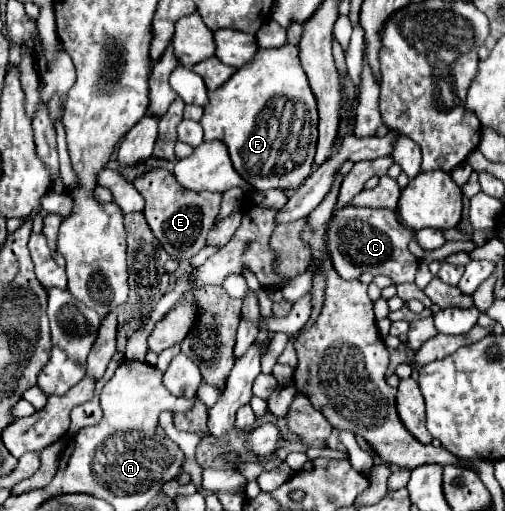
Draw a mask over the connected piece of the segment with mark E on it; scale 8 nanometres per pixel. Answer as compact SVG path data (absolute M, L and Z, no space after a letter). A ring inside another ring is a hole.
M154 169L150 173L140 175L134 181L134 187L146 199L146 207L144 207L146 221L154 231L154 237L162 243L168 255L172 255L178 261L190 259L206 245L206 235L214 225L214 219L220 209L220 199L222 199L220 193L206 193L206 191L196 193L182 189L176 177L166 169Z

